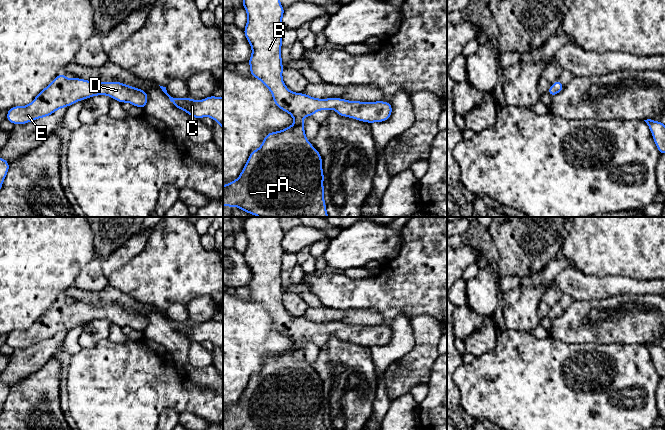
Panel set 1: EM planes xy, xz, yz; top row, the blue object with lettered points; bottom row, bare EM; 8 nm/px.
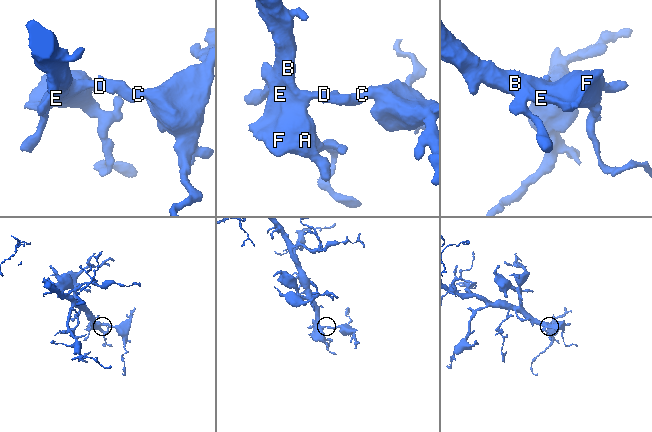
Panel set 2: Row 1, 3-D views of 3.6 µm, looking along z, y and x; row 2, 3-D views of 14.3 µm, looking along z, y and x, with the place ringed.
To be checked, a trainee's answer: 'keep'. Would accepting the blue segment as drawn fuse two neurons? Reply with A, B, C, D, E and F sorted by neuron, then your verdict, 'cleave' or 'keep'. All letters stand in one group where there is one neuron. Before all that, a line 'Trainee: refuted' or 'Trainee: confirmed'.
Trainee: confirmed
groups A B C D E F; keep

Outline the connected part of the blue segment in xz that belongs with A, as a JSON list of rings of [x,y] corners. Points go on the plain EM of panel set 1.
[[[246,217],[242,221],[242,229],[248,239],[243,255],[252,272],[252,279],[248,284],[250,298],[271,315],[275,329],[289,337],[295,346],[286,353],[268,357],[261,370],[250,377],[240,400],[223,410],[223,430],[326,430],[322,381],[306,362],[302,343],[313,340],[320,334],[334,333],[340,340],[369,348],[384,346],[392,339],[392,328],[342,322],[319,323],[303,316],[290,315],[282,302],[282,241],[285,233],[280,227],[280,217]]]

